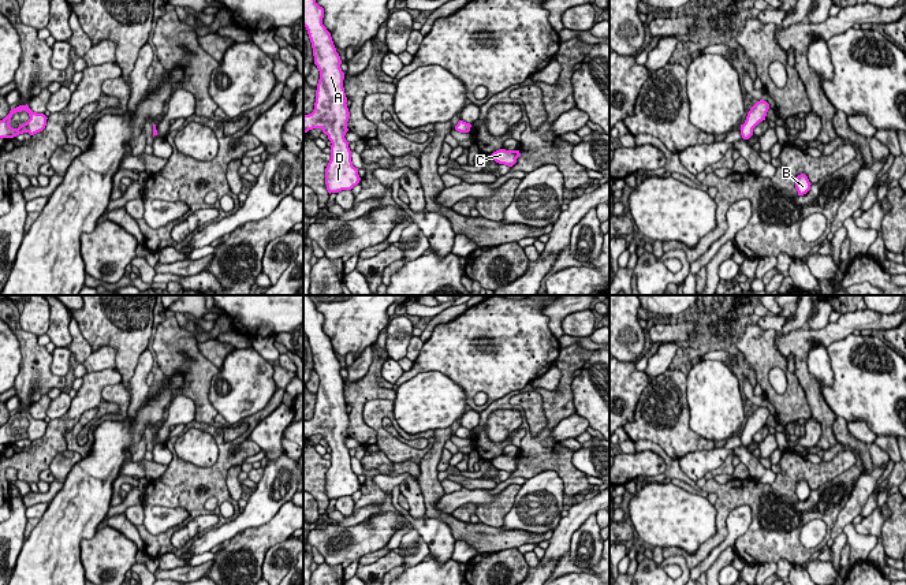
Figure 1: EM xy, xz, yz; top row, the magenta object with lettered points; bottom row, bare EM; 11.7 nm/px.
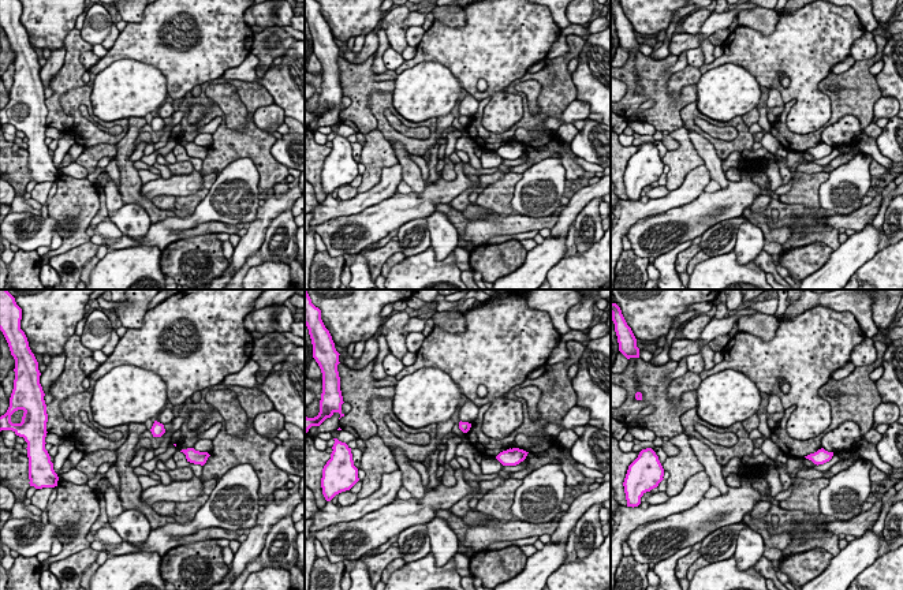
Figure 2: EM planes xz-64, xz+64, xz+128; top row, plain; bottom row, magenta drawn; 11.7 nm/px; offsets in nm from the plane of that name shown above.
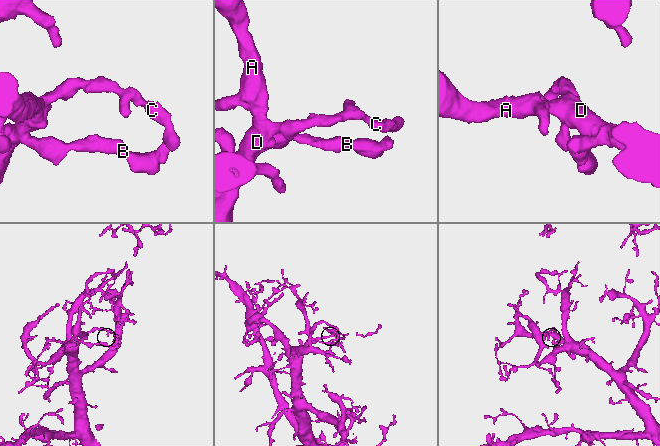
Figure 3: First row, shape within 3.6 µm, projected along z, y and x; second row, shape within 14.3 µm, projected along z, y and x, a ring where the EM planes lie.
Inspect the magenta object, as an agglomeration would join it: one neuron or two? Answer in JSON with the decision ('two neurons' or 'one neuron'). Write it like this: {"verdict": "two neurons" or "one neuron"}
{"verdict": "one neuron"}

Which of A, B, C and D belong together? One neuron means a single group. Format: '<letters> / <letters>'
A B C D

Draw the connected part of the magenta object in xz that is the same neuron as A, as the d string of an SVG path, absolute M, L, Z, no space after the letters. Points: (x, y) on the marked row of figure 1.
M303 0L303 26L307 30L314 64L320 71L314 109L303 115L303 134L321 128L331 141L331 160L325 168L328 193L351 190L361 180L358 168L353 165L351 150L344 138L350 112L343 87L342 60L333 45L331 33L322 25L324 8L316 0Z

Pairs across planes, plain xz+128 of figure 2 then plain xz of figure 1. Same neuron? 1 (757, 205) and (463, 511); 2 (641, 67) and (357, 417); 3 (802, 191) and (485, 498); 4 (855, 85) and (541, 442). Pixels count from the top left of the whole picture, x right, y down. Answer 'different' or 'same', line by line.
1: same
2: same
3: different
4: same

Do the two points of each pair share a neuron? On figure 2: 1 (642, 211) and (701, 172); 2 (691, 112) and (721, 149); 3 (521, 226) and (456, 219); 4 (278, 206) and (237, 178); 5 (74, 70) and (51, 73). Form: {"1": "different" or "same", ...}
{"1": "same", "2": "same", "3": "same", "4": "different", "5": "different"}

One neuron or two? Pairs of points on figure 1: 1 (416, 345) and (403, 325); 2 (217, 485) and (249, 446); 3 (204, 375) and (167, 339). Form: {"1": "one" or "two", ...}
{"1": "two", "2": "one", "3": "one"}

